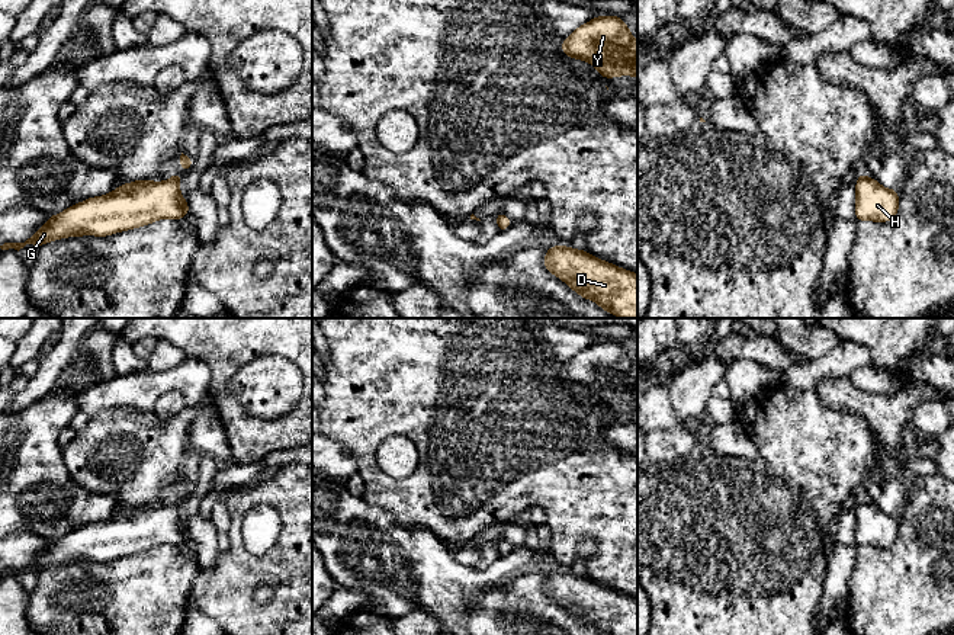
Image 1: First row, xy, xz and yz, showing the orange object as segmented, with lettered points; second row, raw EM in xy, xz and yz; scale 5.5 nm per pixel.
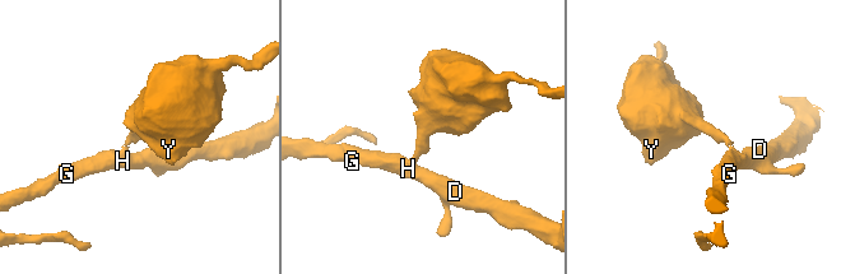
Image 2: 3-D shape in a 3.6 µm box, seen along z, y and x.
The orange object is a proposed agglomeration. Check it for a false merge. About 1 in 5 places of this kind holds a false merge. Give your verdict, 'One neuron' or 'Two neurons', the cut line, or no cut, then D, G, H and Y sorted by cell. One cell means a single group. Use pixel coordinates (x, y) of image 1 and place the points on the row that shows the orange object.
Two neurons. Split along xy (179, 176), (172, 179). Groups: D G H / Y

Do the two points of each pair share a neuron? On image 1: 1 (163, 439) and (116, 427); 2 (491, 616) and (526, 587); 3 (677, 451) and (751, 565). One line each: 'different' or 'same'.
1: same
2: same
3: different

